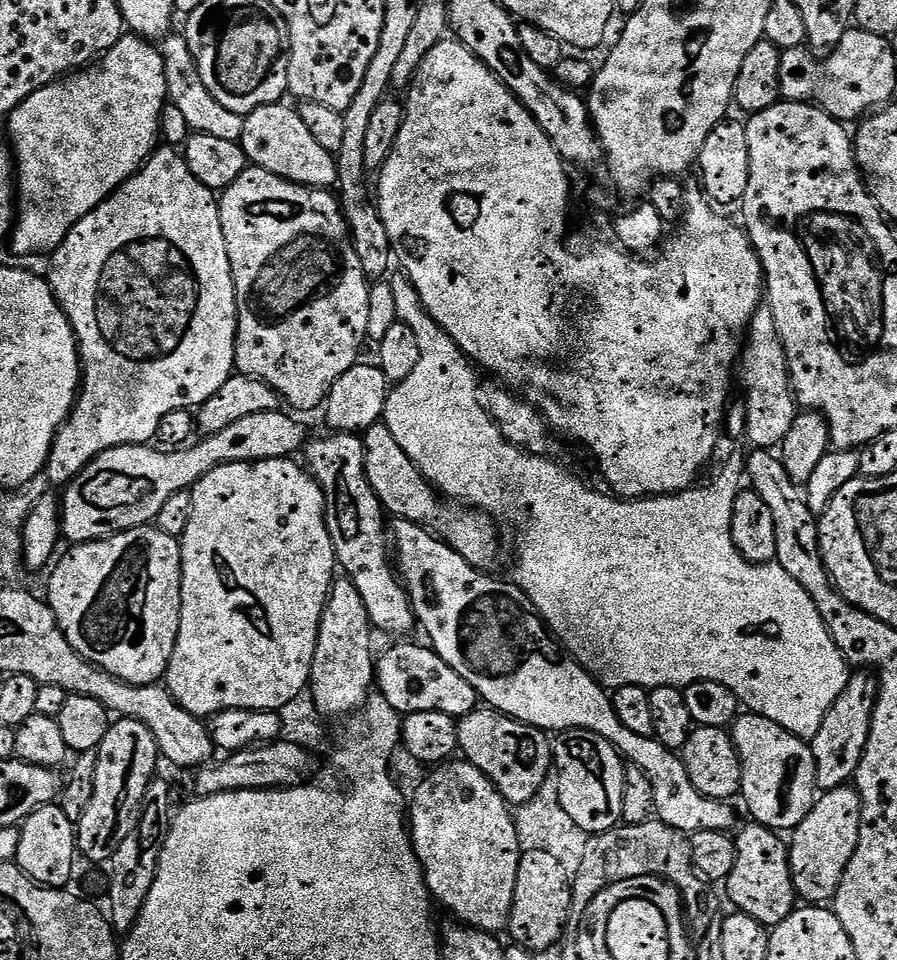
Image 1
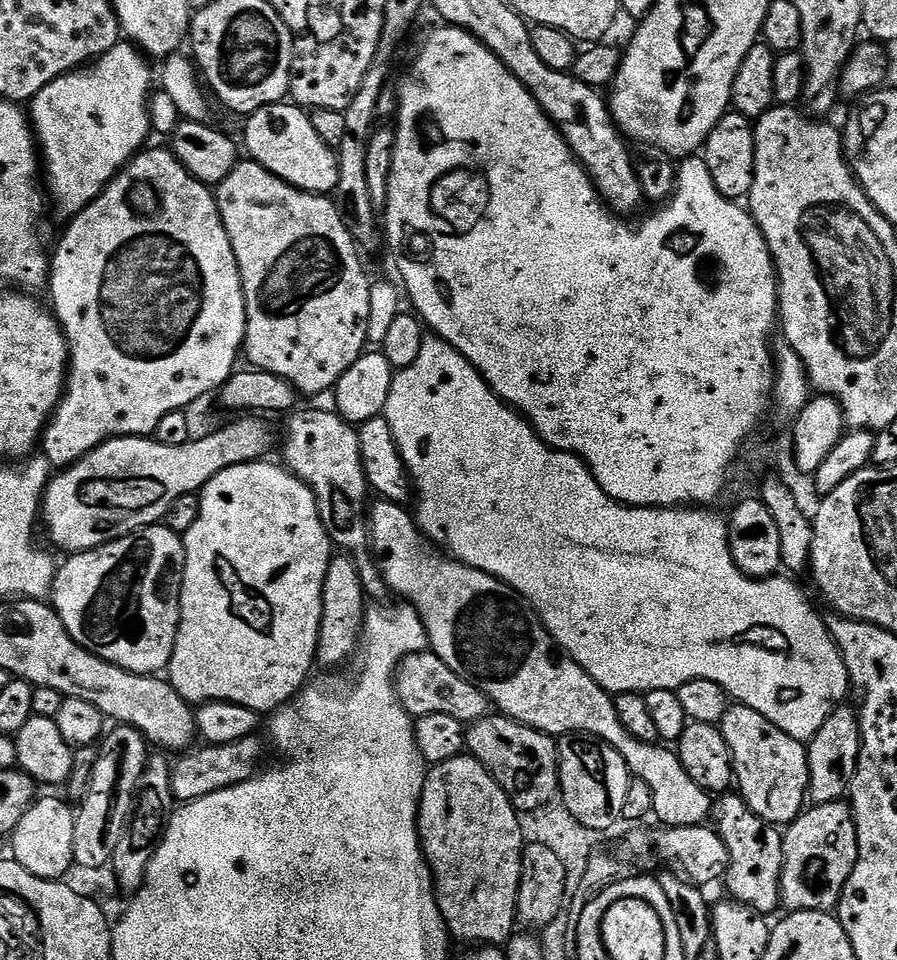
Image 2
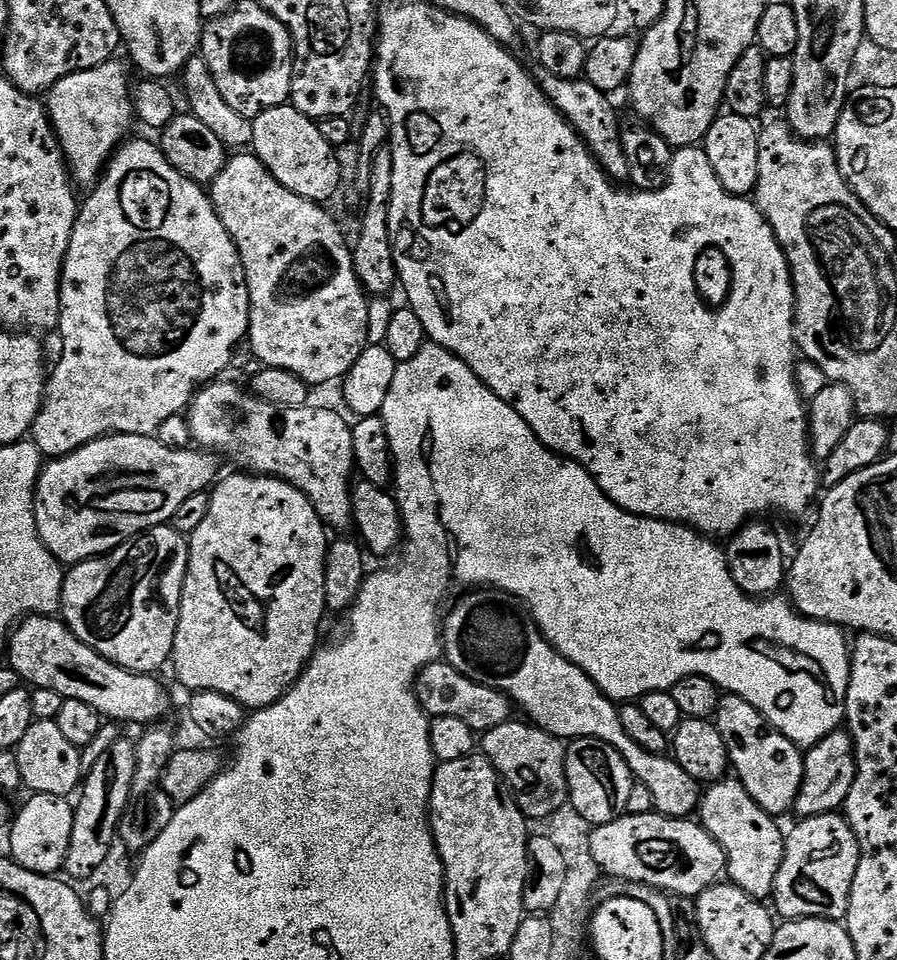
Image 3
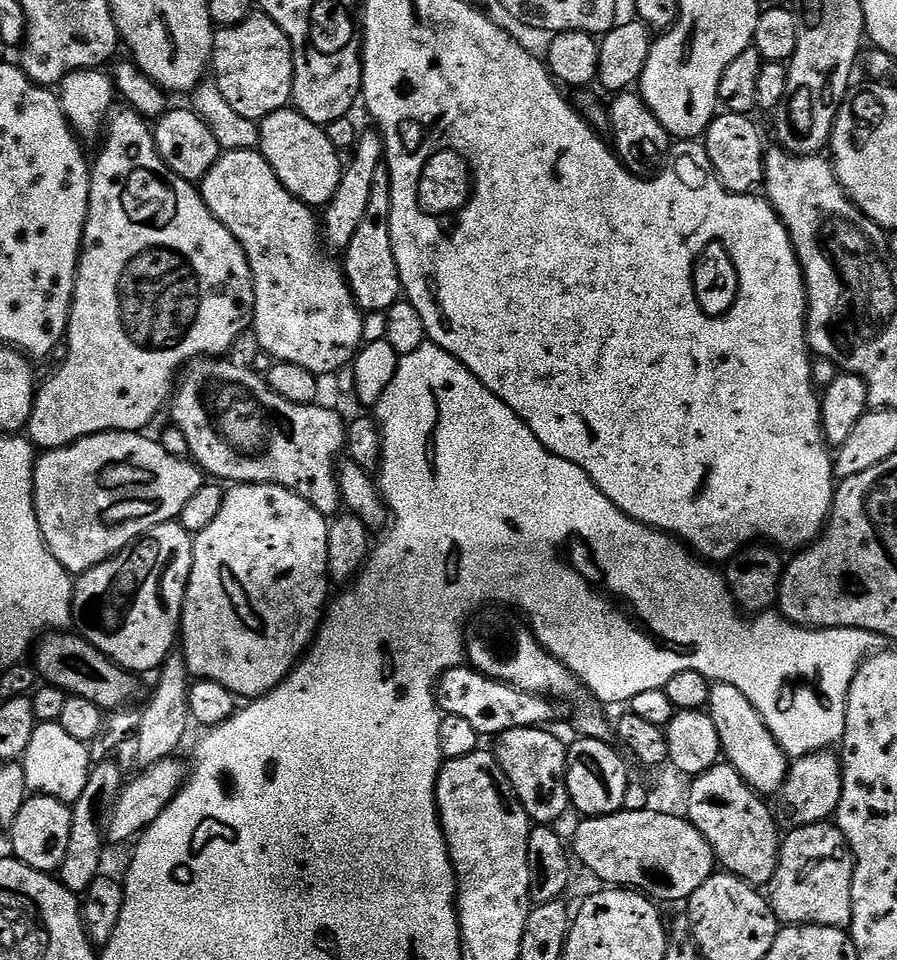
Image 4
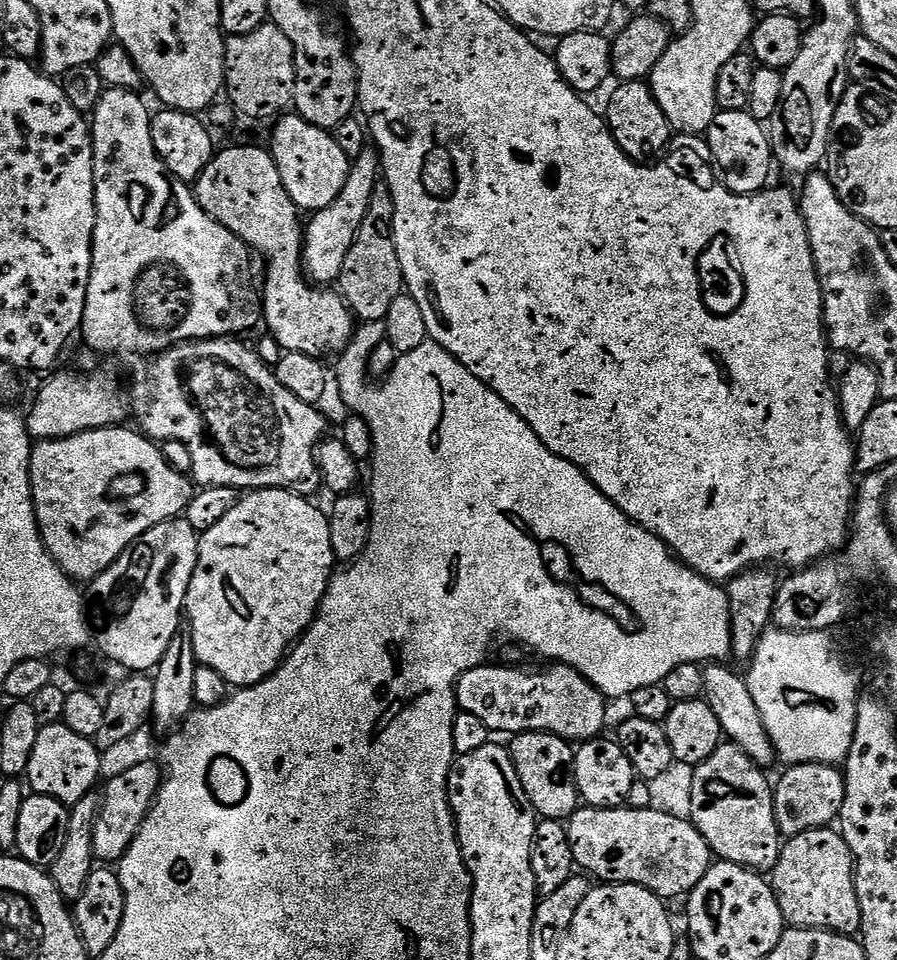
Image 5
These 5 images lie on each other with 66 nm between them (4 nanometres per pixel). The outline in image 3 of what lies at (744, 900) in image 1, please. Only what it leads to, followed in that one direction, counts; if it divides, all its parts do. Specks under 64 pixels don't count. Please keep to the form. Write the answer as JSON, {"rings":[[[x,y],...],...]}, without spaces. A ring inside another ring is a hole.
{"rings":[[[735,778],[717,780],[703,789],[698,809],[699,823],[722,846],[726,854],[726,876],[737,888],[755,900],[767,901],[776,891],[778,870],[784,857],[785,833],[775,819],[750,798],[743,784]]]}

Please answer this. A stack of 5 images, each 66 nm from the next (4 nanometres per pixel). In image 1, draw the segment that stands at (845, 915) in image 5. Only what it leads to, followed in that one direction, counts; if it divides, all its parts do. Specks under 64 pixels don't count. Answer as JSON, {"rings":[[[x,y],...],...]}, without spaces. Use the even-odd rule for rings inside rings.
{"rings":[[[855,787],[829,788],[817,799],[804,821],[791,833],[788,865],[797,897],[812,906],[820,906],[835,897],[842,874],[858,846],[862,822],[862,802]]]}

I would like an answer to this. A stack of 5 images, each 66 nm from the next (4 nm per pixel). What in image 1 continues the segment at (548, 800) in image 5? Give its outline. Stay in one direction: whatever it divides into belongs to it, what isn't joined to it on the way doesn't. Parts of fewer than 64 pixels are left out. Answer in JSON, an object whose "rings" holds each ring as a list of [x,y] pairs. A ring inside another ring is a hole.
{"rings":[[[480,706],[459,721],[458,731],[458,748],[463,759],[482,770],[482,774],[486,774],[490,782],[494,782],[509,805],[519,806],[530,802],[550,779],[554,768],[552,744],[540,729],[529,728],[520,720],[503,716],[487,706]]]}

